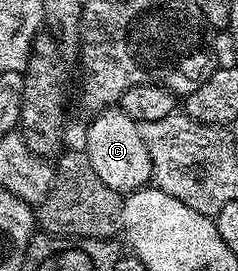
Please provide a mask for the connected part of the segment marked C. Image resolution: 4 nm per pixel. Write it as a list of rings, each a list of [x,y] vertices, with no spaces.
[[[117,108],[98,111],[92,118],[95,119],[92,120],[91,127],[87,130],[85,153],[89,156],[89,164],[93,164],[93,172],[97,172],[97,176],[101,176],[102,182],[109,184],[109,188],[113,188],[118,194],[124,196],[146,187],[151,182],[151,161],[149,148],[145,148],[145,140],[141,140],[139,123],[129,120],[129,116],[125,116],[125,112]]]

